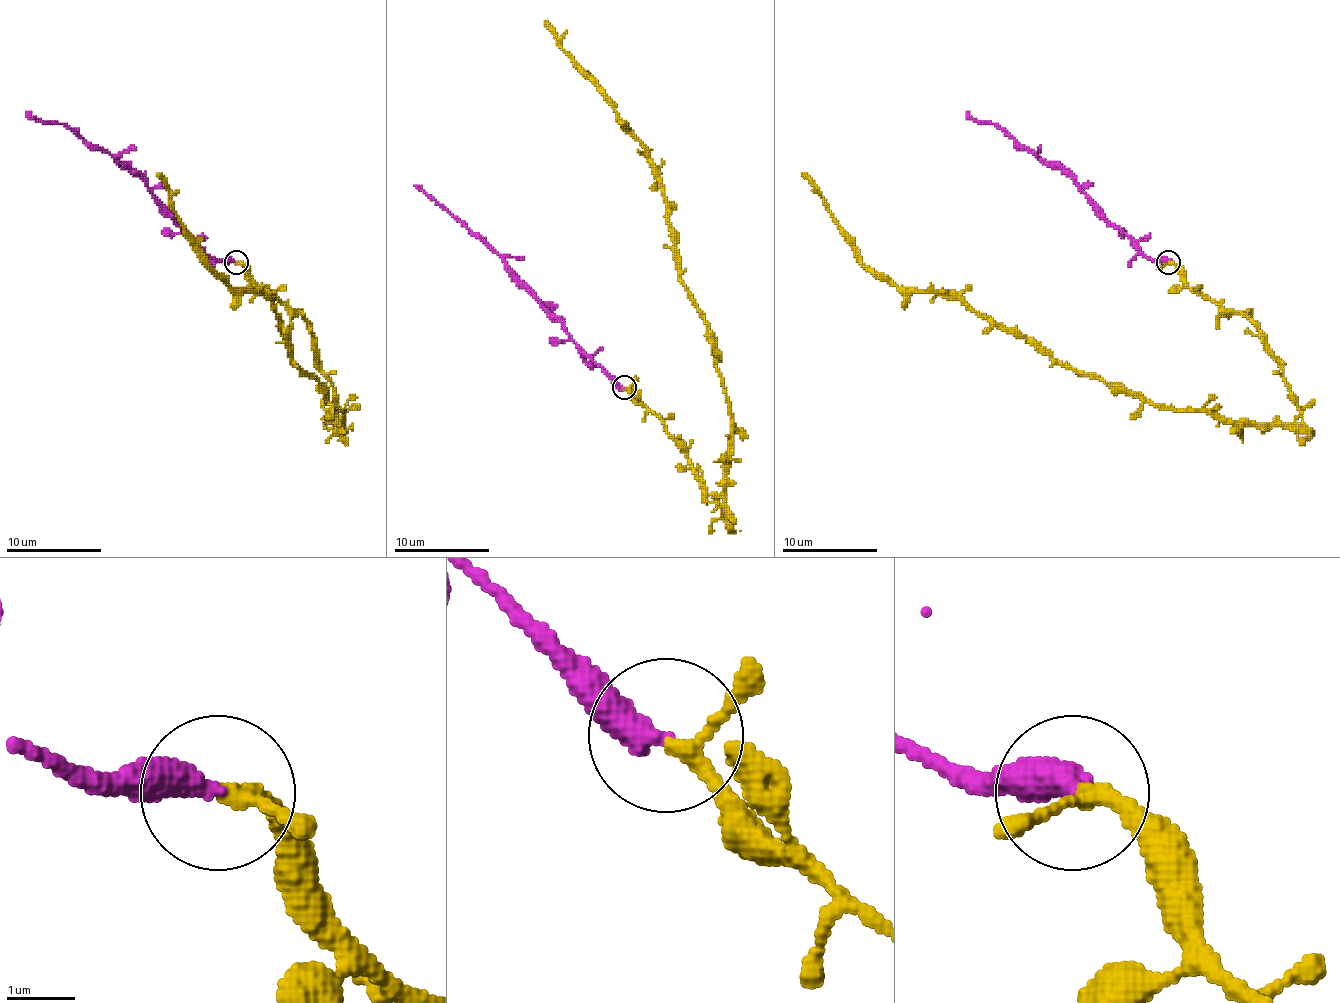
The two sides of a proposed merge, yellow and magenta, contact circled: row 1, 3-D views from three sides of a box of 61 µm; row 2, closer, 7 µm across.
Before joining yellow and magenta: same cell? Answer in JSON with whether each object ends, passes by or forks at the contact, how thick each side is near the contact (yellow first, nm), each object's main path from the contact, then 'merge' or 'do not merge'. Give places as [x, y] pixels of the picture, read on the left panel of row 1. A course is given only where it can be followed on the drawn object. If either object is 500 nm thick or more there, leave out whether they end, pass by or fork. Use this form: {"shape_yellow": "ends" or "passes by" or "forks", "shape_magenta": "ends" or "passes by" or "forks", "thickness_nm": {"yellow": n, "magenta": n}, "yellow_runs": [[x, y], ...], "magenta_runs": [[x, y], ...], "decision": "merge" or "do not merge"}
{"shape_yellow": "passes by", "shape_magenta": "ends", "thickness_nm": {"yellow": 190, "magenta": 400}, "yellow_runs": [[235, 261], [309, 328], [335, 423], [343, 409], [293, 361], [276, 307], [207, 261], [159, 173]], "magenta_runs": [[235, 261], [216, 261], [209, 257], [138, 176], [107, 152], [95, 150], [62, 123], [42, 123], [26, 111]], "decision": "merge"}

